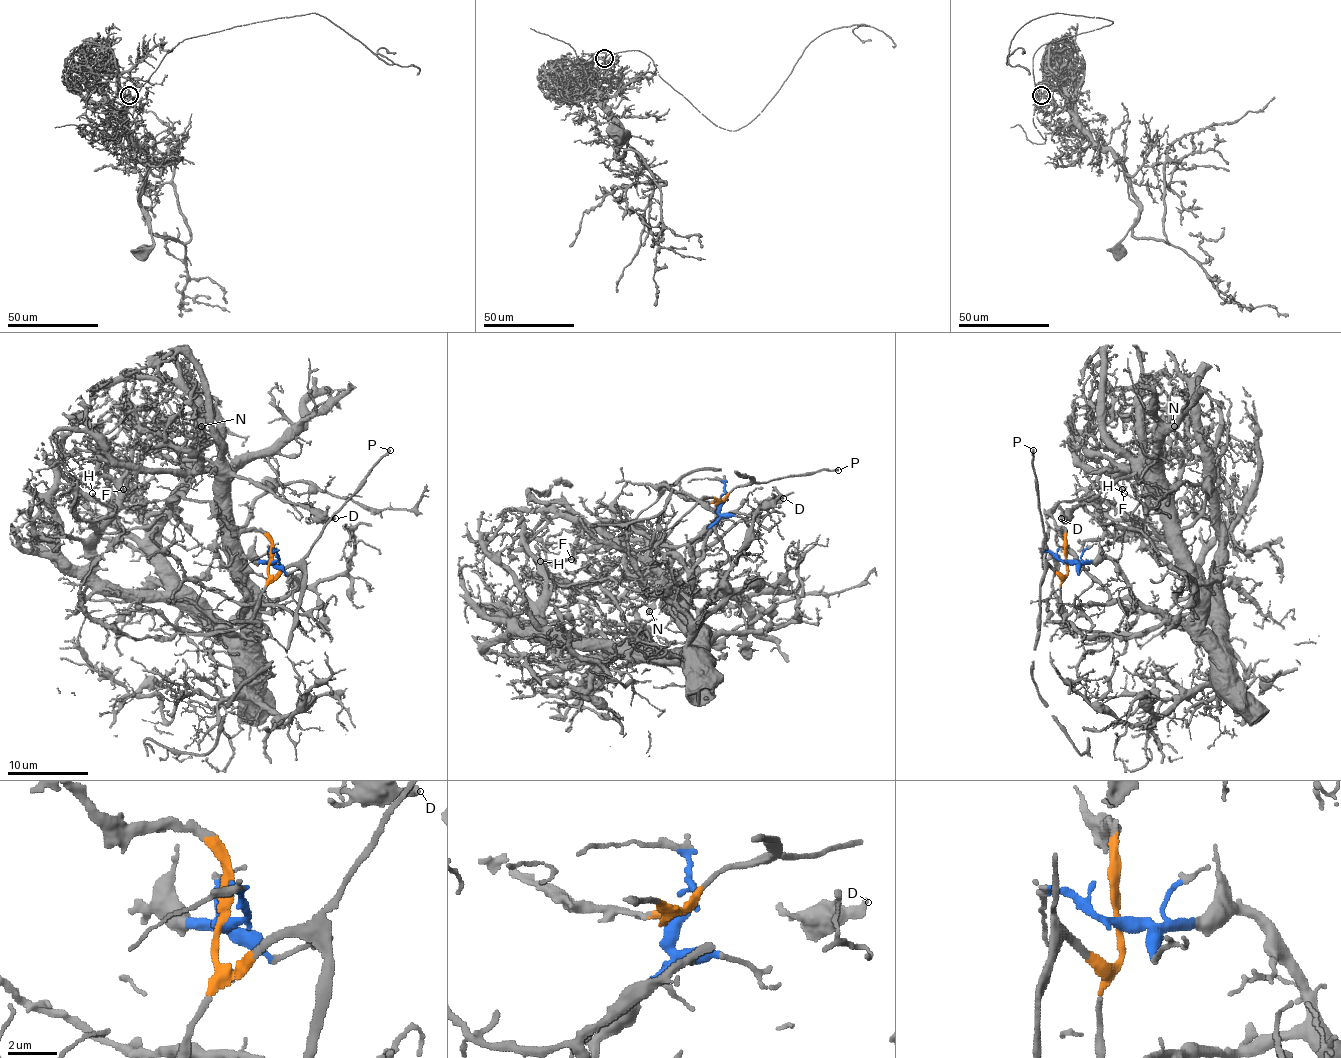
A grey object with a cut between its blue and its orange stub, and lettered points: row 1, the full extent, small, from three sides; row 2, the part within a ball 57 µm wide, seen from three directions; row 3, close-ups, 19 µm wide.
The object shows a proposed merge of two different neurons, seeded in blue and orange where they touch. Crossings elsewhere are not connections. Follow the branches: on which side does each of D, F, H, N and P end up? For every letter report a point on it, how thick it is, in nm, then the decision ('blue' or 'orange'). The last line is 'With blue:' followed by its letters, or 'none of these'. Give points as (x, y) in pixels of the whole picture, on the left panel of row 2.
D: (335, 518) | 360 nm | blue
F: (123, 489) | 240 nm | blue
H: (92, 493) | 150 nm | blue
N: (201, 426) | 160 nm | blue
P: (390, 450) | 200 nm | orange
With blue: D, F, H, N

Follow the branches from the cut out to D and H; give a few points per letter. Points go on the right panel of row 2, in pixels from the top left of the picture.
D: (1066, 560), (1111, 560), (1145, 605), (1177, 619), (1193, 615), (1193, 566), (1175, 514), (1137, 476), (1060, 518)
H: (1066, 560), (1111, 560), (1139, 601), (1193, 621), (1212, 637), (1212, 601), (1193, 564), (1125, 494)

